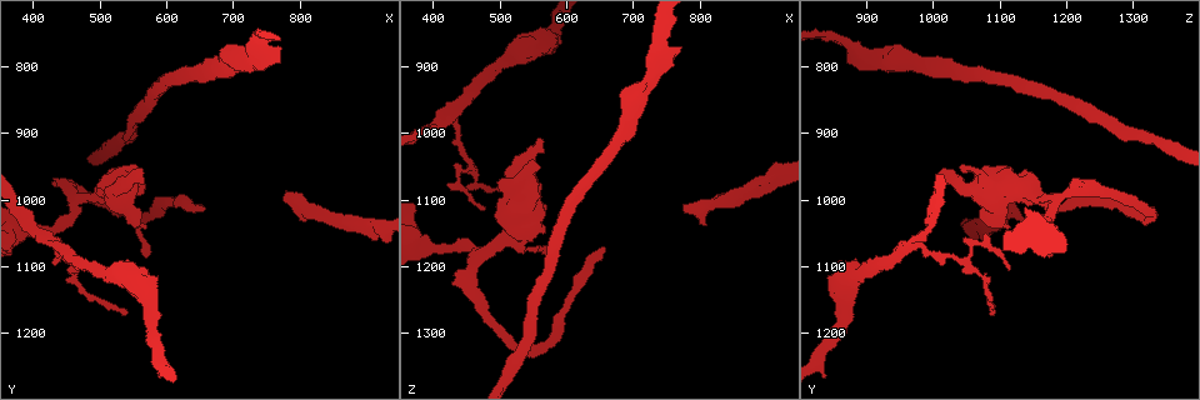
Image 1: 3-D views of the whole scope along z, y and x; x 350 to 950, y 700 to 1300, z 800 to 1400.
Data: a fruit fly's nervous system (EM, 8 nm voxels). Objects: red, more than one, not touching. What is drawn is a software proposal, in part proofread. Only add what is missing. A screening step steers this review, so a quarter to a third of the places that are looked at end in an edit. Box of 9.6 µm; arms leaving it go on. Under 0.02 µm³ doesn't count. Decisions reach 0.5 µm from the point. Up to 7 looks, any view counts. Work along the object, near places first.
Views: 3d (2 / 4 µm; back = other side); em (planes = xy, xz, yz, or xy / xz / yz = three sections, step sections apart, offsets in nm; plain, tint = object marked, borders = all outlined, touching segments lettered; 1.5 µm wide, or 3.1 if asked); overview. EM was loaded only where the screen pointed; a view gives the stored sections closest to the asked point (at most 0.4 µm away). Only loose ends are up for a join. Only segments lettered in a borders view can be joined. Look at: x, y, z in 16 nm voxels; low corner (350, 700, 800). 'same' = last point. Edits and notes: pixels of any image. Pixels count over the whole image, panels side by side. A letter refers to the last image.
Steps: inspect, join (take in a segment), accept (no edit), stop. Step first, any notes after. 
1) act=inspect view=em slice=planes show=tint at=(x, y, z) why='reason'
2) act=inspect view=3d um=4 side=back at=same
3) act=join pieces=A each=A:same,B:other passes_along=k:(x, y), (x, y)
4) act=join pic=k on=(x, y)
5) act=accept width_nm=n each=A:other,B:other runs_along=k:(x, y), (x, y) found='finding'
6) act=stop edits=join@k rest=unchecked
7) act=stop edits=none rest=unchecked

act=inspect view=3d um=4 at=(770, 775, 875) why='free end'

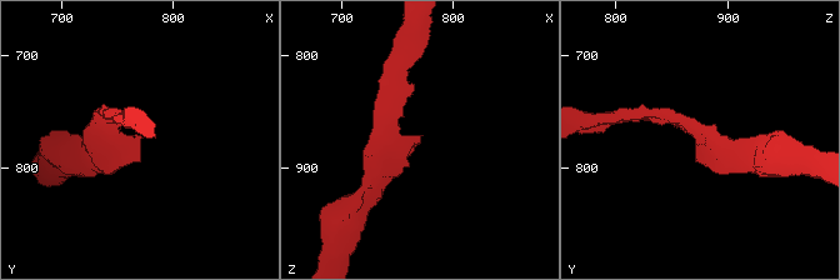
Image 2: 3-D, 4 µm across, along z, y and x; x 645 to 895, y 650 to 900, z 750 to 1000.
act=inspect view=em slice=planes show=borders at=(772, 774, 872) arm_widths_nm=170,280

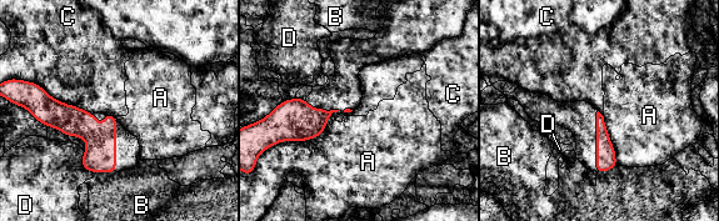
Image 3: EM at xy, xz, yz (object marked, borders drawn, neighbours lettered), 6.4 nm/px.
act=accept longest_contact=C:400nm each=A:other,B:other,C:other,D:other border=3:(330, 115), (319, 135), (278, 142) found='no lettered segment goes on from it'

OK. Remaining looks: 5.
act=inspect view=3d um=2 side=back at=(480, 1105, 1115) why='tapers out'

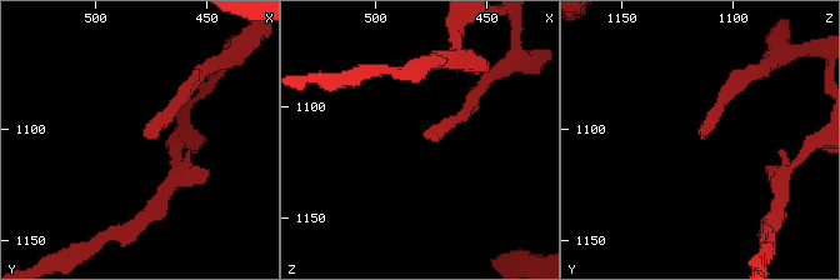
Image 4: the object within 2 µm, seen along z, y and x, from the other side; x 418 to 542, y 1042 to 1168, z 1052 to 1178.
act=inspect view=em slice=planes show=borders at=(478, 1104, 1114)

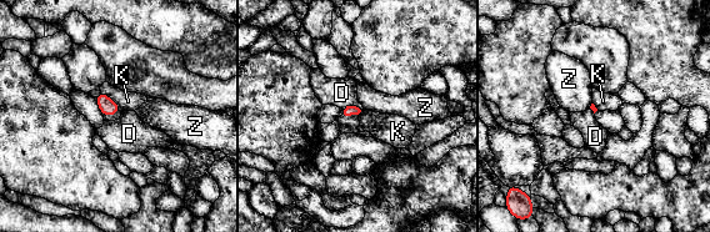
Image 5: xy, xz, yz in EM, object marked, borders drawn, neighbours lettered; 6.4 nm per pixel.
act=accept each=D:other,K:other,Z:other border=5:(341, 107), (358, 106), (361, 110) found='no lettered segment goes on from it'

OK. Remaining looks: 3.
act=inspect view=em slice=planes show=borders at=(775, 995, 1110) why='an open end'

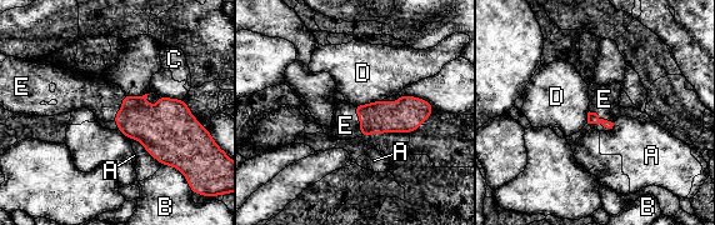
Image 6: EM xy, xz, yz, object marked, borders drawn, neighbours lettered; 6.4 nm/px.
act=join pieces=E each=A:other,B:other,C:other,D:other,E:same passes_along=6:(381, 116), (360, 121), (345, 125) found='it goes on there'

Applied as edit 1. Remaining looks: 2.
act=stop edits=join@6 rest=unchecked

